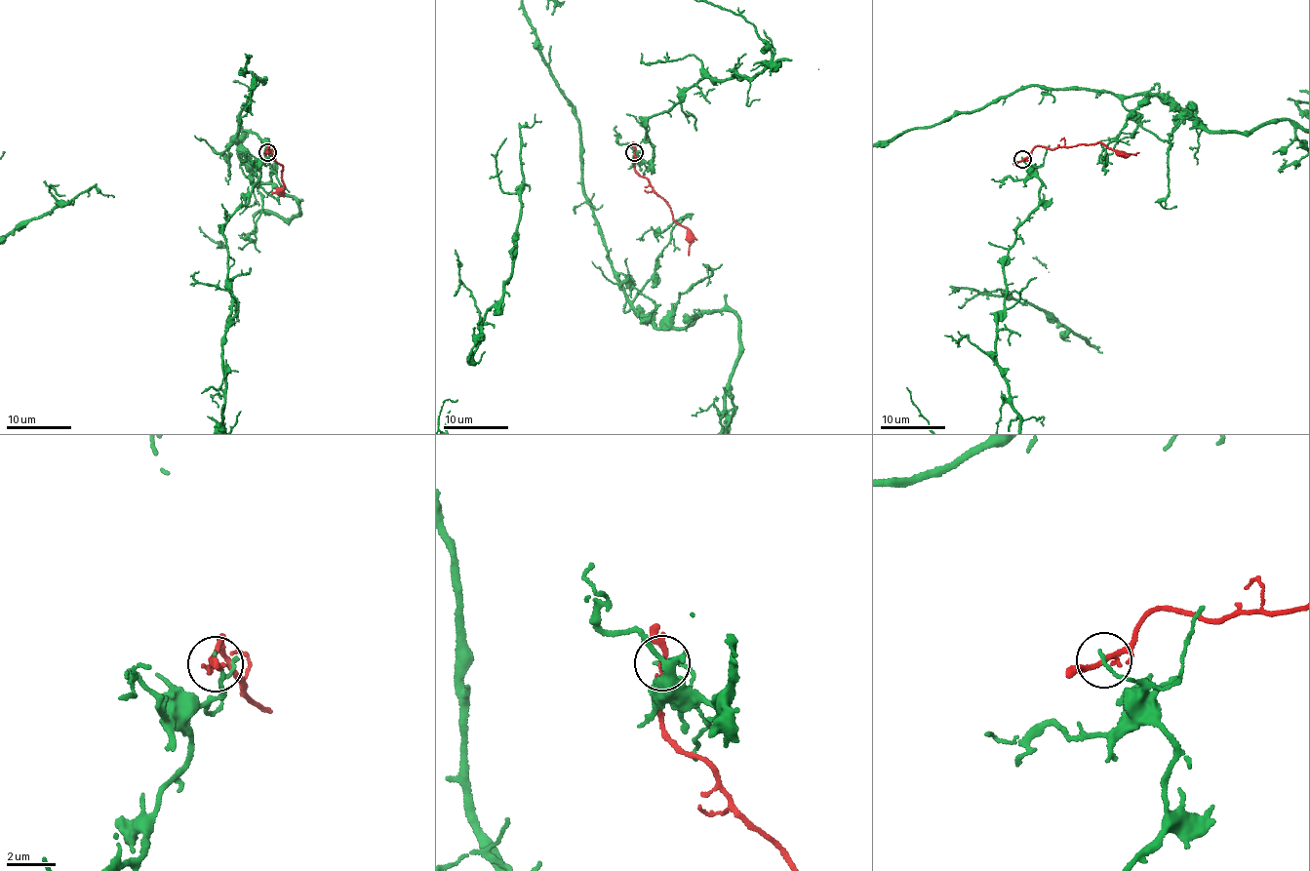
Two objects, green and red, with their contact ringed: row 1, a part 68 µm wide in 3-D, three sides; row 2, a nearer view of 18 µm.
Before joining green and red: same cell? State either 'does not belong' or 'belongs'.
does not belong

